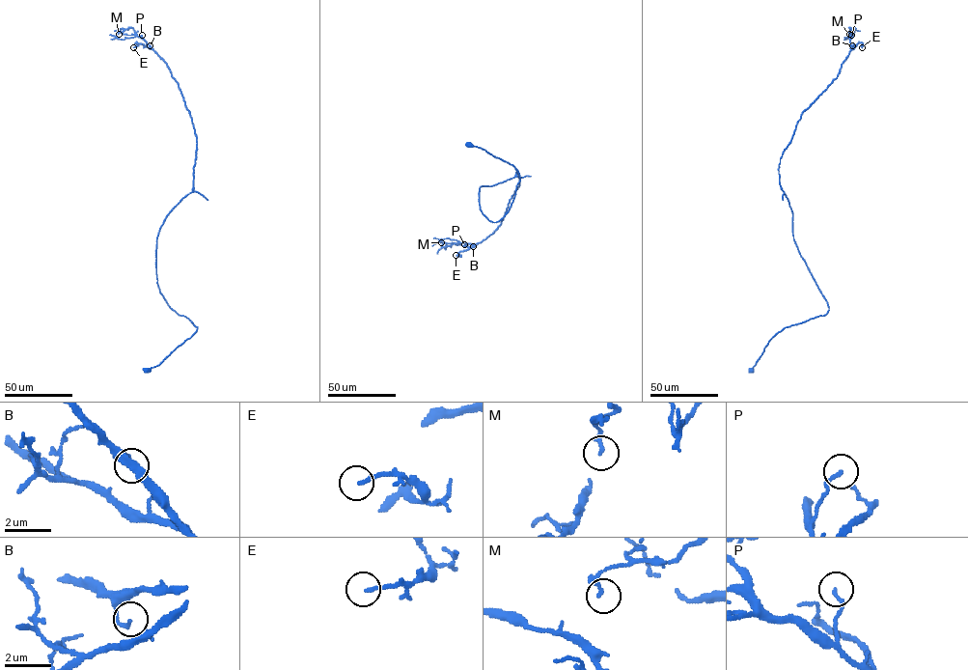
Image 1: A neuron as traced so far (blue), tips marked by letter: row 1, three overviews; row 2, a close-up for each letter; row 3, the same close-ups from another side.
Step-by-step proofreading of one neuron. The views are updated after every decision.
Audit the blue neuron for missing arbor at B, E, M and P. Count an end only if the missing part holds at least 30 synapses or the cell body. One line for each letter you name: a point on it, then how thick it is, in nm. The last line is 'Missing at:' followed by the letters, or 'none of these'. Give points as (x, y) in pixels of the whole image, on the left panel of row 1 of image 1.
Missing at: none of these

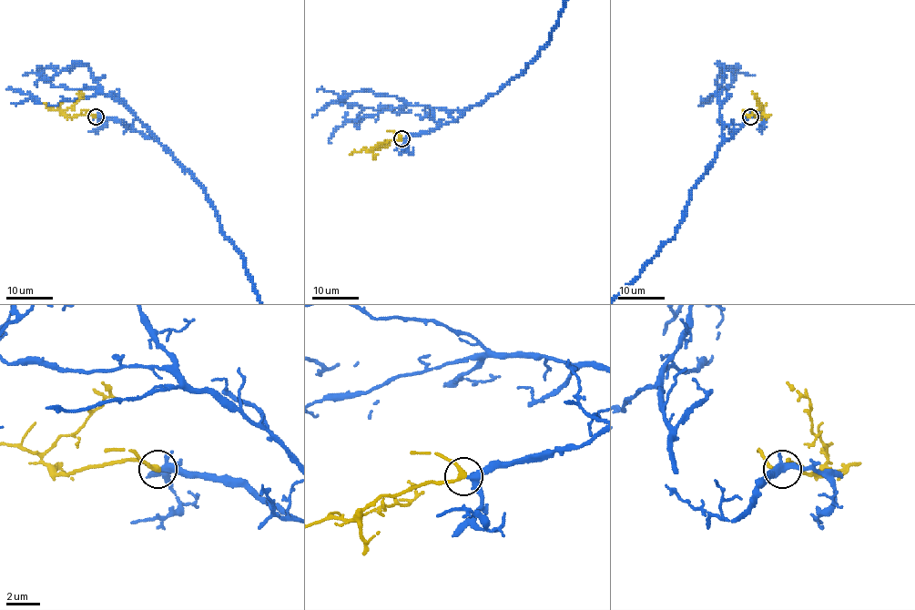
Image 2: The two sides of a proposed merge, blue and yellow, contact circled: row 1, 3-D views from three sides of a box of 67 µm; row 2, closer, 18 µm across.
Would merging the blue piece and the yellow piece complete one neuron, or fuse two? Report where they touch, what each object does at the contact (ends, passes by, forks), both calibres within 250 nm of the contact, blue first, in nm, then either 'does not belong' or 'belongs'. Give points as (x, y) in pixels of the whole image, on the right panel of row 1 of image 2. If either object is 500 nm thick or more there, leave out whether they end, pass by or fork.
at (750, 116); blue forks there; yellow passes by; 280 nm thick on the blue side, 240 nm on the other; belongs

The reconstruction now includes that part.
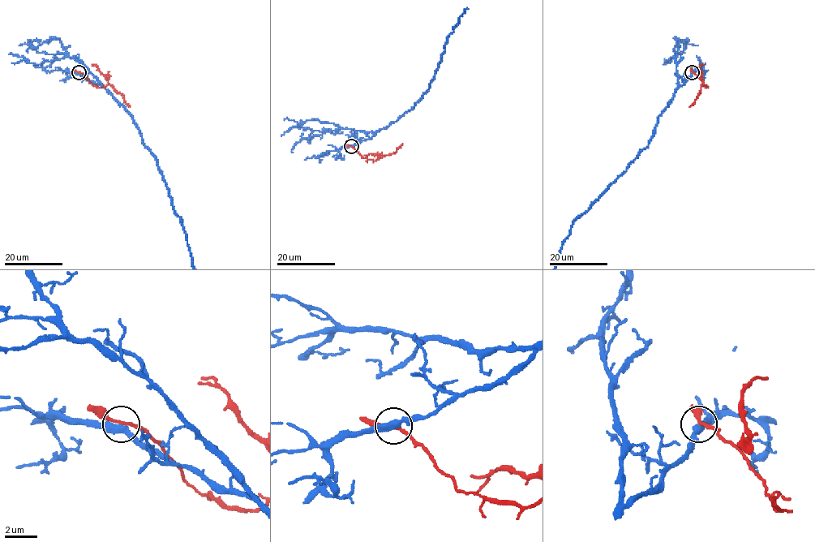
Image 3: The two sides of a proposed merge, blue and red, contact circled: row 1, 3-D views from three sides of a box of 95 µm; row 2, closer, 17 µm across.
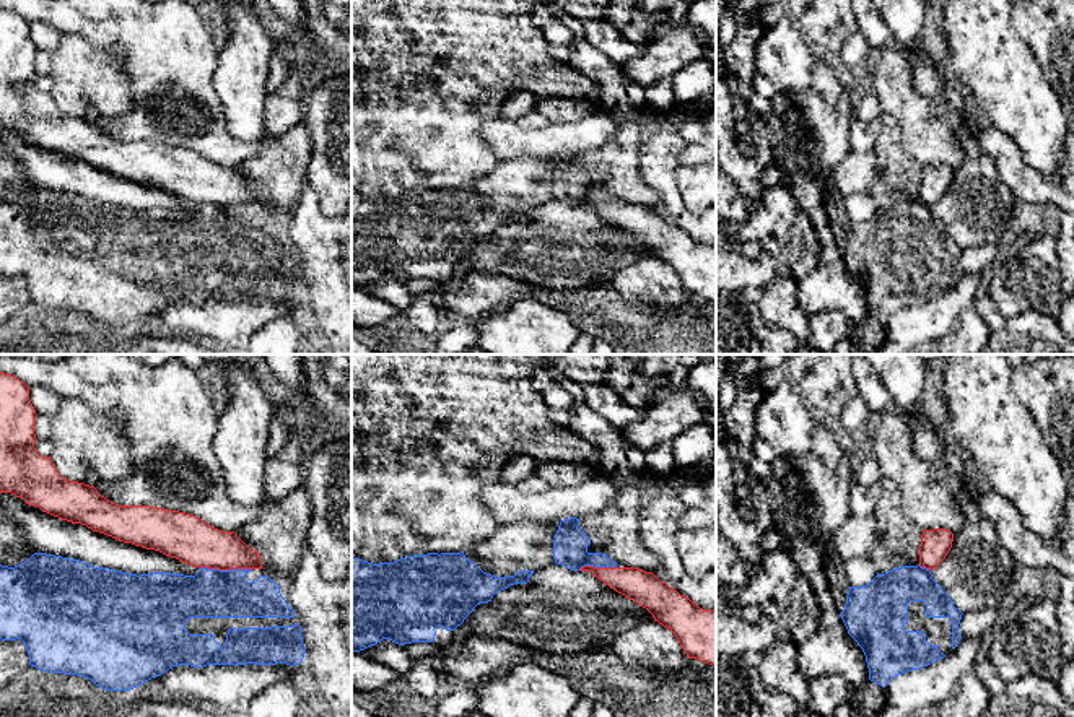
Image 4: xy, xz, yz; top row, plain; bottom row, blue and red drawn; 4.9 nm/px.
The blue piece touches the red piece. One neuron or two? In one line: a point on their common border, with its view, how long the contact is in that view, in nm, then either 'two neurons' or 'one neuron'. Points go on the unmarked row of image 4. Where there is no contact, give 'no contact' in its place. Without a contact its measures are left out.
contact xy (227, 207); length 260 nm; two neurons

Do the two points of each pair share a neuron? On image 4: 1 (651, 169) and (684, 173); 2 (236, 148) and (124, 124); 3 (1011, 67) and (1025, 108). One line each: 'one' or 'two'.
1: two
2: one
3: one

